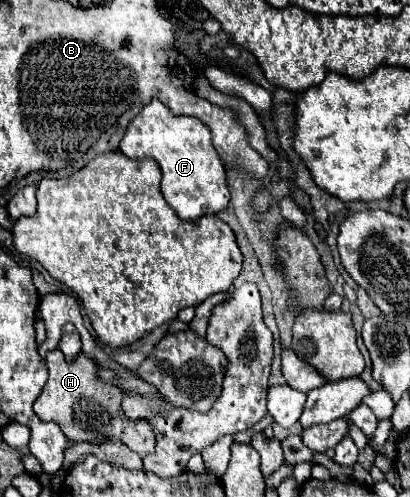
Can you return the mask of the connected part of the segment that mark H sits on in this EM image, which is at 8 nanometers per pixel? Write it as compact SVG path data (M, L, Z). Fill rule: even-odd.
M61 350L47 352L47 368L49 368L49 380L41 392L41 396L35 400L33 410L43 422L55 422L61 426L63 434L71 442L91 442L101 444L105 438L117 438L125 446L129 446L133 452L145 456L151 454L155 448L155 434L147 420L131 420L121 408L123 392L121 388L105 382L99 378L97 364L85 356L83 352L77 354L73 362L67 362Z

